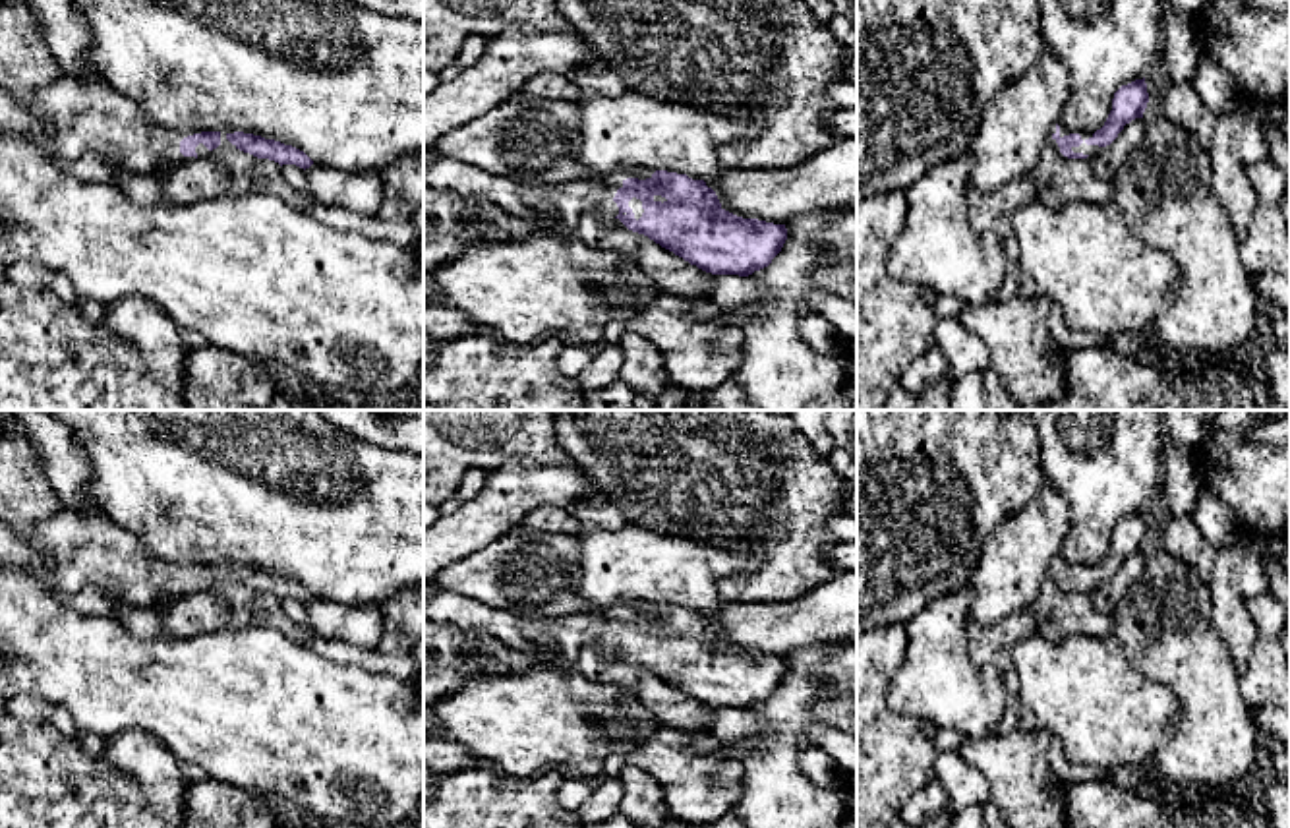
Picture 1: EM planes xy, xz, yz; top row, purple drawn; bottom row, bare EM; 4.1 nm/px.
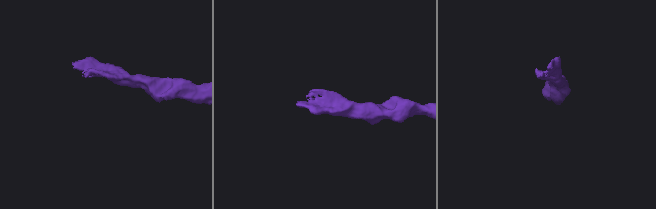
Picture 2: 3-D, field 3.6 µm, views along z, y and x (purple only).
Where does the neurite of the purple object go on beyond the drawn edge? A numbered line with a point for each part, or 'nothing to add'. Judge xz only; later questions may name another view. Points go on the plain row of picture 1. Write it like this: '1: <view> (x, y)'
1: xz (571, 633)

